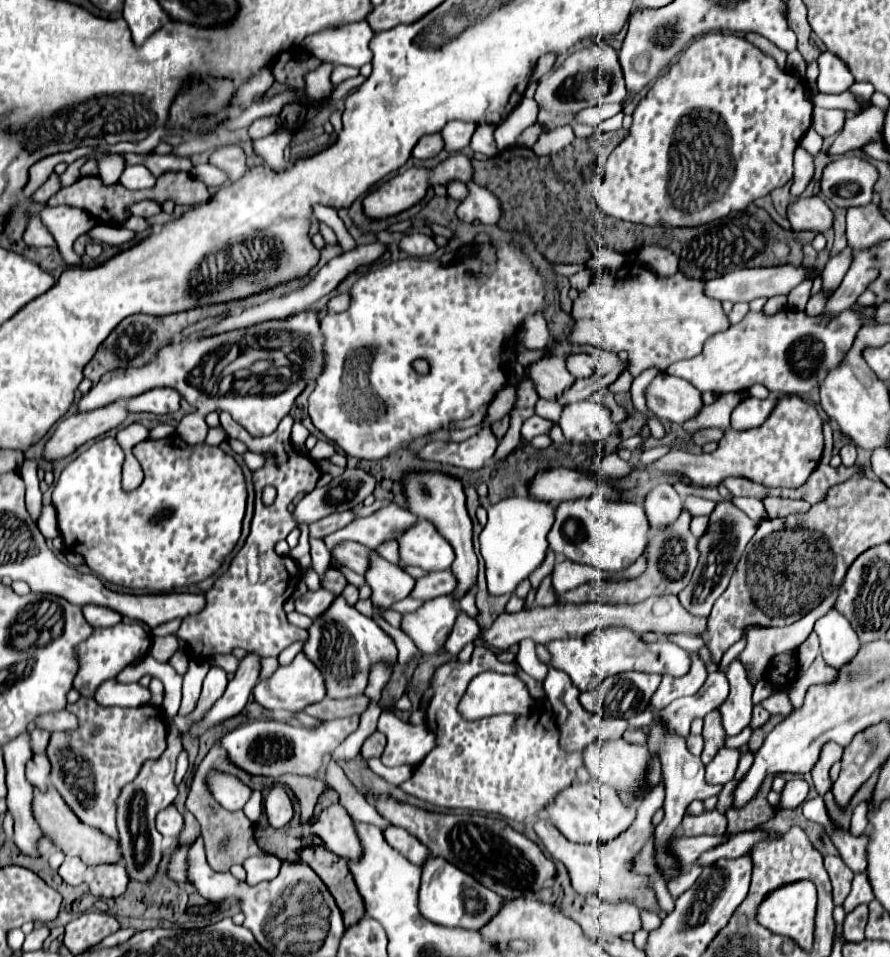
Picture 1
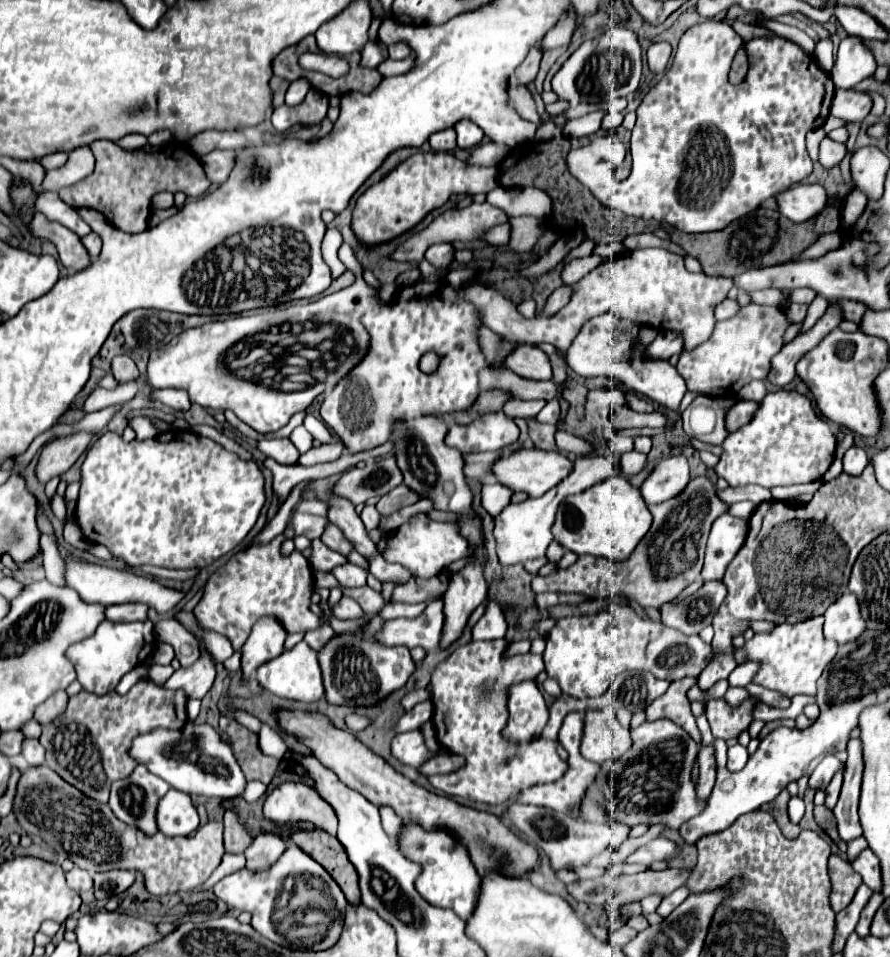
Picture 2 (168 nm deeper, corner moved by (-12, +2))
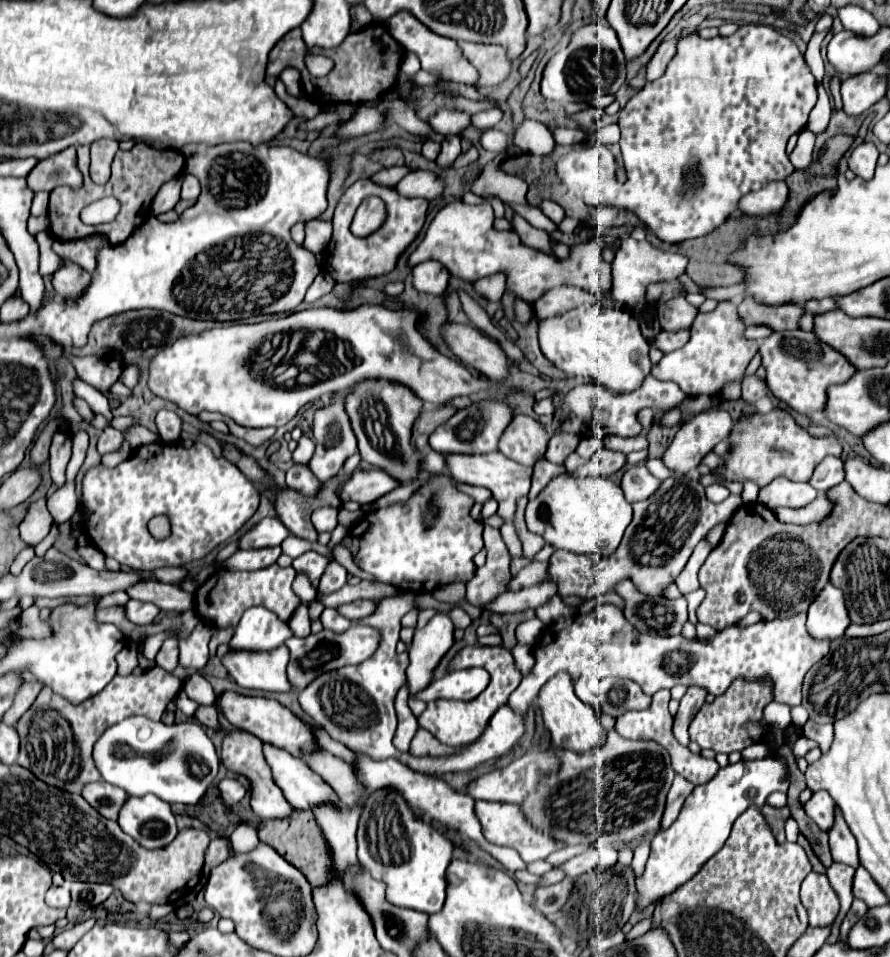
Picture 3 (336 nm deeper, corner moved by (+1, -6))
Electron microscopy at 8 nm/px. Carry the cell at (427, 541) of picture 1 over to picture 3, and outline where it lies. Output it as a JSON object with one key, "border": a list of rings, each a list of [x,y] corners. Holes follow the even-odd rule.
{"border":[[[440,475],[438,479],[430,479],[410,501],[396,503],[386,509],[376,509],[362,517],[360,523],[356,523],[344,543],[350,547],[354,561],[364,569],[366,573],[374,575],[382,583],[390,583],[404,591],[420,591],[430,593],[440,585],[454,583],[454,581],[468,581],[472,579],[476,567],[472,563],[472,557],[484,547],[482,541],[482,525],[470,517],[472,499],[460,491],[456,491],[454,481],[450,477]]]}

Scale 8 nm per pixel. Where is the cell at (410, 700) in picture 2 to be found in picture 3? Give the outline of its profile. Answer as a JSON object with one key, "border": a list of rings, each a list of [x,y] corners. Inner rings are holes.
{"border":[[[462,669],[438,681],[432,681],[424,691],[416,693],[414,697],[426,703],[440,697],[474,699],[488,687],[488,681],[490,681],[490,675],[486,669]]]}

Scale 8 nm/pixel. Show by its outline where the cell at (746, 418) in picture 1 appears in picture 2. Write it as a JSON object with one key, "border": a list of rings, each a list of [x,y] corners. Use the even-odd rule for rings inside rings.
{"border":[[[737,401],[725,415],[725,429],[731,433],[737,431],[741,425],[749,423],[749,417],[753,417],[757,405],[759,403],[755,401]]]}

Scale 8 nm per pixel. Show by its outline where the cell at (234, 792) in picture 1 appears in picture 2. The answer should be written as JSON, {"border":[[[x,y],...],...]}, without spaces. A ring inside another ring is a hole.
{"border":[[[187,721],[183,729],[163,729],[155,727],[147,733],[133,737],[129,747],[129,757],[145,765],[149,773],[167,781],[173,789],[179,789],[189,795],[203,795],[203,797],[221,797],[231,799],[243,795],[245,777],[233,757],[231,745],[221,737],[217,729],[207,723],[193,723]]]}

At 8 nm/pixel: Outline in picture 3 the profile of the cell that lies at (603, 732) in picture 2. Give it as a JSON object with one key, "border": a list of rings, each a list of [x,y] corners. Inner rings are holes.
{"border":[[[558,673],[556,677],[552,677],[552,681],[544,685],[540,697],[536,699],[536,705],[542,709],[542,717],[550,731],[552,745],[560,749],[572,749],[574,753],[588,753],[588,749],[600,747],[606,741],[606,729],[602,727],[600,717],[590,705],[584,705],[576,697],[572,689],[572,681],[566,673]]]}

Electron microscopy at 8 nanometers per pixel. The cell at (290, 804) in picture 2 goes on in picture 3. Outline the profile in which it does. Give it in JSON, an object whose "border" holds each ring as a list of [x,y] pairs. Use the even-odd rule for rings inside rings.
{"border":[[[234,731],[234,733],[224,733],[224,745],[222,745],[222,763],[232,769],[238,771],[242,775],[246,775],[252,783],[252,811],[254,815],[258,815],[260,819],[284,819],[290,817],[294,813],[294,807],[286,801],[286,797],[282,795],[282,791],[278,789],[278,785],[272,779],[272,771],[268,767],[268,763],[264,761],[264,753],[262,753],[262,741],[246,731]]]}

